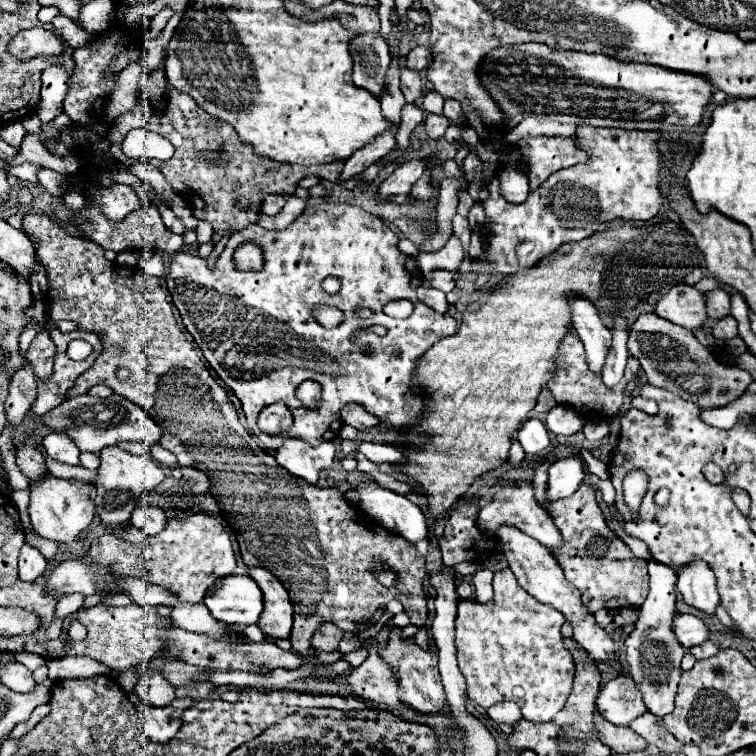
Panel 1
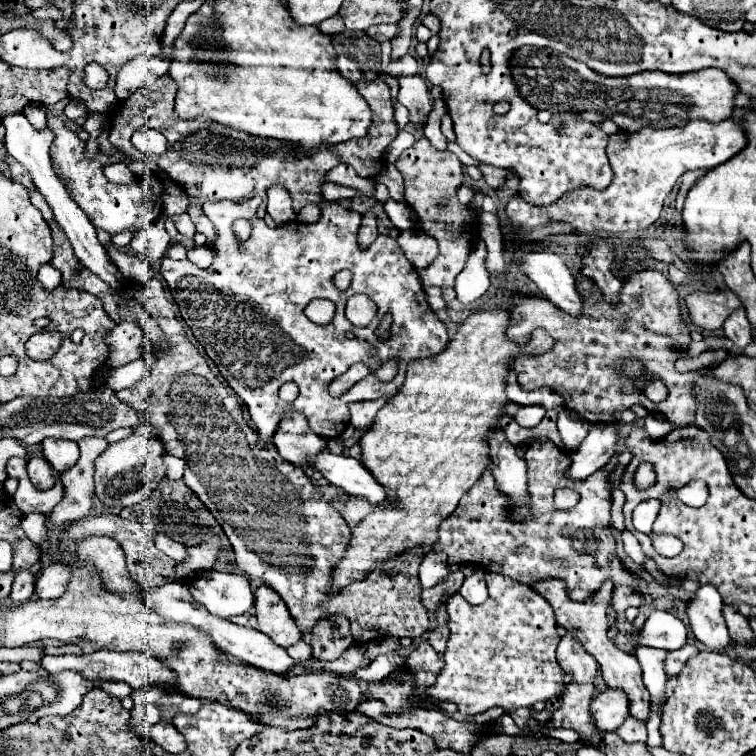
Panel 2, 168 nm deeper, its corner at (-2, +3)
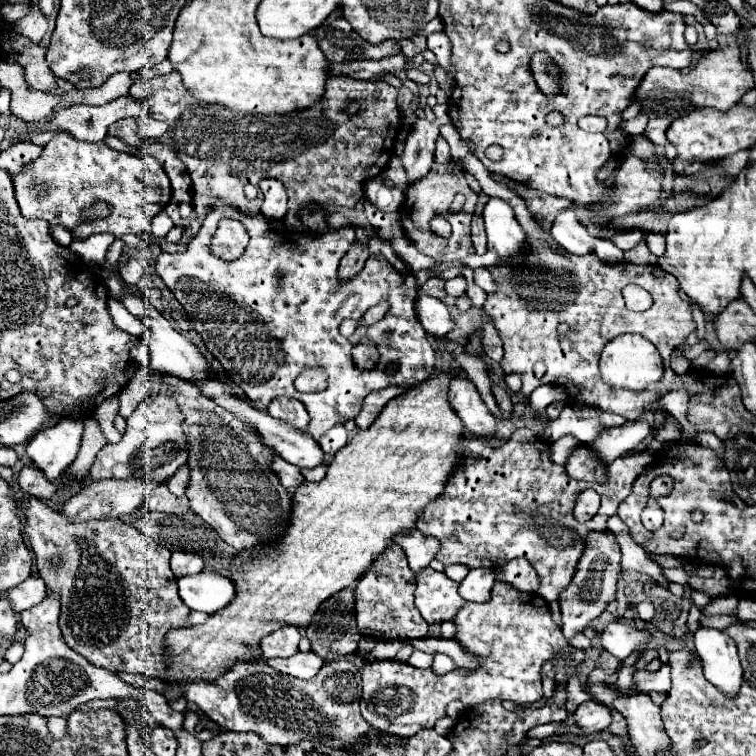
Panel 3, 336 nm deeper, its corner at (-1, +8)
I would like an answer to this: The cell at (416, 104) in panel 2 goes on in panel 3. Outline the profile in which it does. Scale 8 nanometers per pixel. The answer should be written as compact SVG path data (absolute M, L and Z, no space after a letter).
M417 117L417 121L411 125L409 137L405 141L405 149L399 155L409 183L421 179L431 169L437 135L439 135L437 123L429 123Z

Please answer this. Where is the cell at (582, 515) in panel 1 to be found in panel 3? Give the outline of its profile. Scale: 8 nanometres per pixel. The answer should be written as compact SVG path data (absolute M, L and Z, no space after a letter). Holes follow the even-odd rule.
M533 437L533 439L509 439L501 447L491 447L491 443L485 439L467 439L467 443L463 443L463 455L467 455L467 463L463 463L463 467L459 467L459 471L455 471L457 475L455 475L455 479L451 479L451 483L447 483L447 491L443 491L443 495L435 503L431 503L431 507L427 507L427 511L423 511L423 515L419 517L419 531L433 535L441 541L437 559L443 565L461 563L461 565L467 565L469 569L501 567L515 557L525 557L535 567L539 581L541 581L537 595L541 595L547 603L551 603L557 599L557 595L561 591L565 591L569 587L569 583L577 571L577 563L585 551L587 533L605 529L603 521L607 521L609 515L613 515L617 511L617 505L631 493L631 483L635 481L635 475L639 475L639 471L655 455L659 455L663 451L663 445L655 441L649 447L649 451L631 453L631 455L615 459L609 465L605 483L585 483L585 481L571 479L567 475L567 471L561 465L553 463L549 459L549 453L537 445L549 445L549 443ZM587 487L601 493L601 507L599 507L599 513L591 521L579 523L573 517L573 509L569 505L563 507L561 499L565 495L569 499L569 493L571 493L569 489L575 489L575 493L581 493Z

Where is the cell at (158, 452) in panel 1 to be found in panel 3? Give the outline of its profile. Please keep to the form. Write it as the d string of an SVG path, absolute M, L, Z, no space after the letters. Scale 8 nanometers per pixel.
M181 465L181 467L169 477L169 481L167 481L171 493L177 495L177 497L183 495L183 493L185 493L185 487L187 487L187 479L189 479L189 467L187 467L187 465Z

